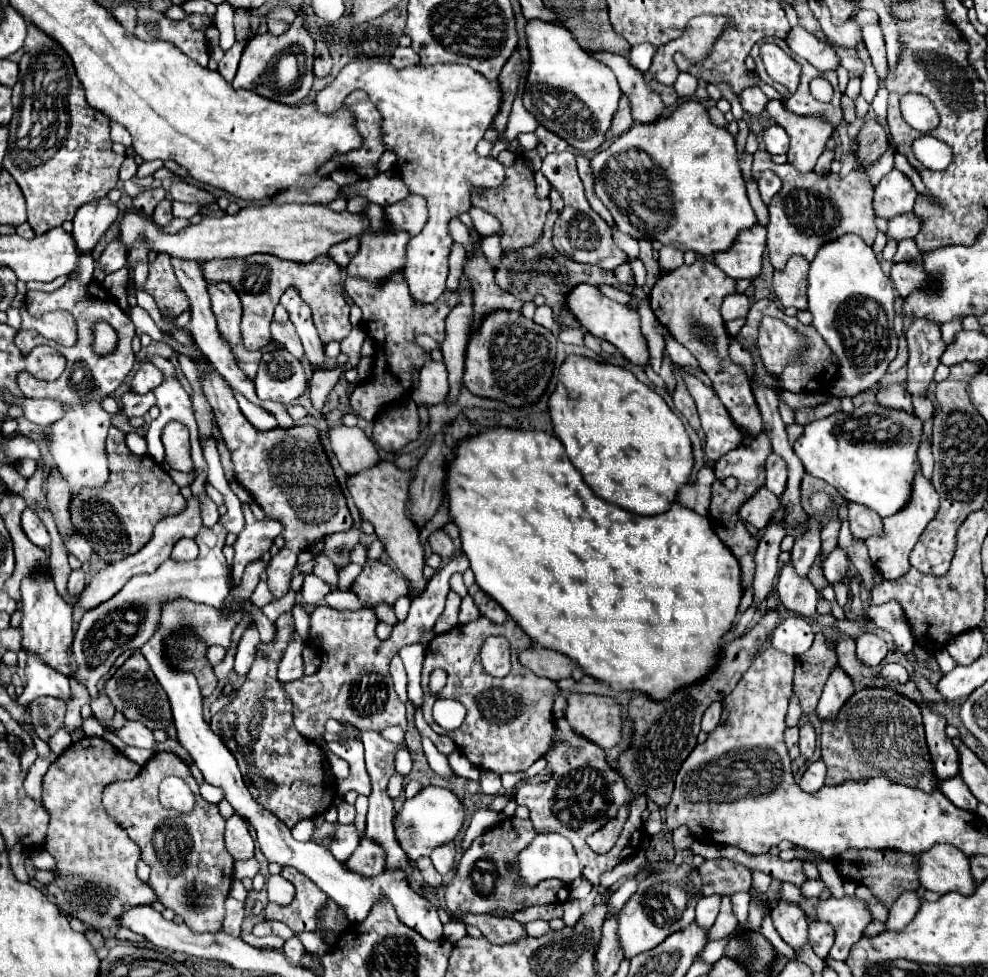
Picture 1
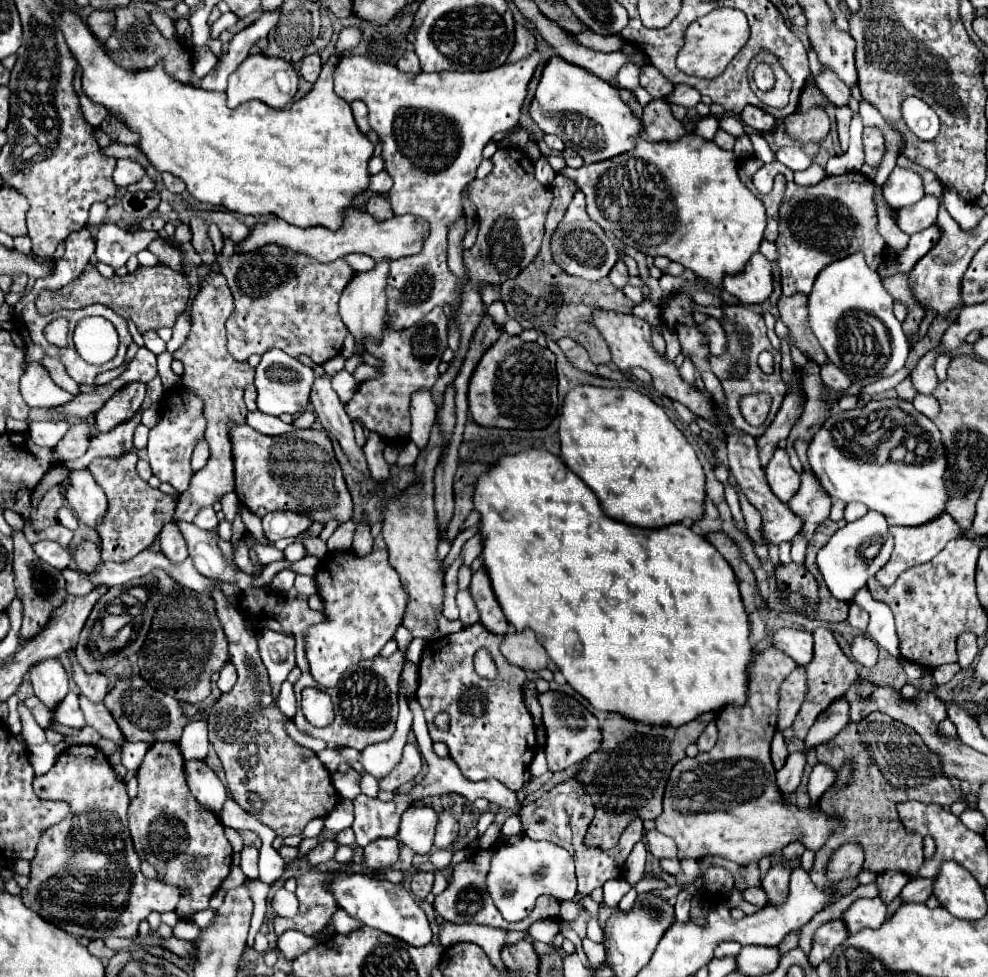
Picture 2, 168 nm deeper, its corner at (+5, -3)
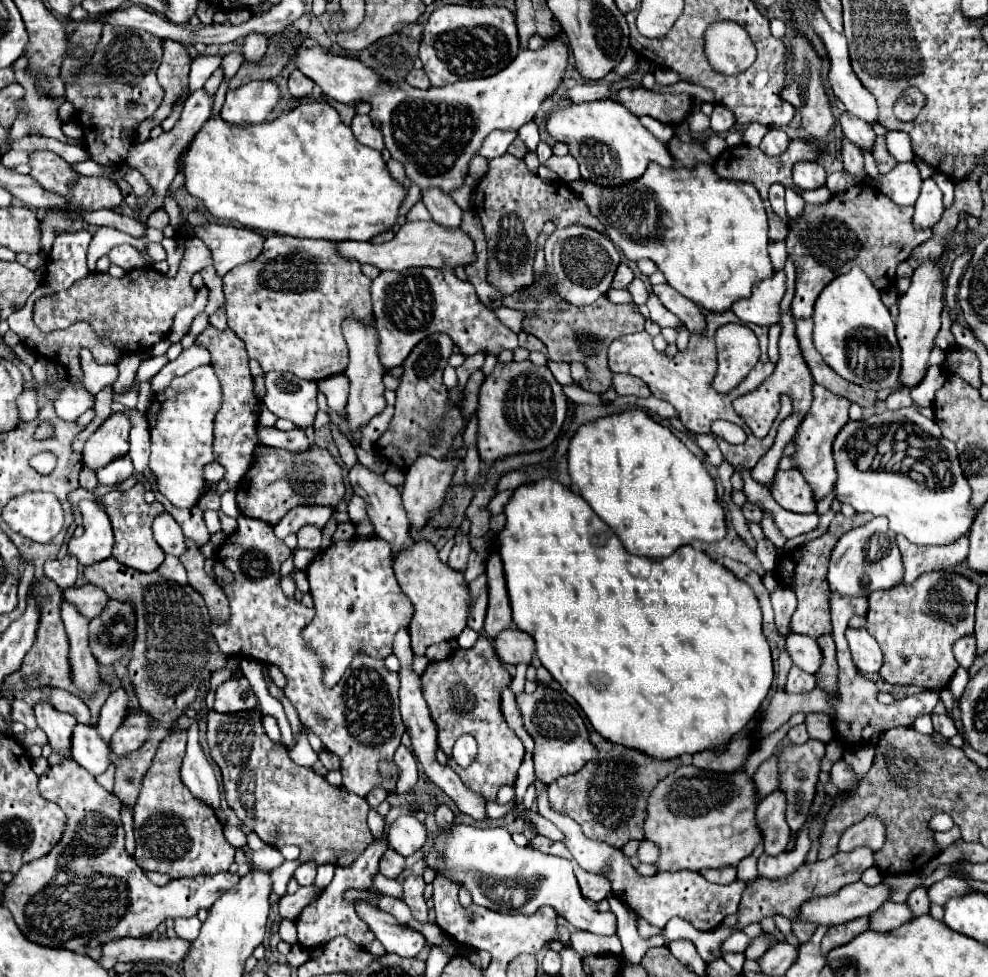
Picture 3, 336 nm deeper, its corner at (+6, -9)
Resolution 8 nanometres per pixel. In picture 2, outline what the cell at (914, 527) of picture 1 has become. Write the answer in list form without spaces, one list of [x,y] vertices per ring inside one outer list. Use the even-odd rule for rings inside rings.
[[[942,513],[940,521],[930,521],[930,525],[916,525],[916,527],[890,527],[890,533],[894,537],[894,551],[892,551],[892,557],[890,561],[874,575],[878,579],[880,585],[884,587],[890,587],[898,575],[918,563],[926,563],[930,561],[938,551],[944,549],[944,545],[950,541],[950,539],[956,539],[962,535],[962,531],[958,529],[958,525],[952,521],[952,517],[948,513]]]

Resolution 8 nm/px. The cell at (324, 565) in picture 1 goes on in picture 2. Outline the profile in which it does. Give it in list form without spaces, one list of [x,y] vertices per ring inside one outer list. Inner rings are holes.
[[[308,537],[308,539],[304,541],[304,547],[306,547],[308,555],[314,555],[314,557],[318,557],[318,559],[324,559],[324,557],[328,555],[326,543],[320,541],[318,537]]]

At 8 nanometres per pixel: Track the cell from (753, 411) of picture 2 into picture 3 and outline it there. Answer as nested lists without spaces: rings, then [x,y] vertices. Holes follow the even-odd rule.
[[[787,309],[781,317],[781,339],[779,339],[779,361],[775,365],[773,375],[769,375],[769,379],[765,383],[761,383],[761,387],[757,387],[757,391],[737,397],[733,401],[735,411],[745,419],[745,423],[749,425],[749,429],[753,431],[755,437],[765,437],[779,413],[779,397],[785,393],[793,399],[793,407],[795,411],[809,411],[811,401],[813,401],[813,377],[811,371],[801,355],[801,349],[797,347],[797,337],[795,337],[795,327],[793,327],[793,313],[791,309]]]

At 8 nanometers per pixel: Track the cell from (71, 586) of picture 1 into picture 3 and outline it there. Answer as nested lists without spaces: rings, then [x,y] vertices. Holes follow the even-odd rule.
[[[91,583],[83,585],[83,587],[71,587],[63,591],[63,597],[73,603],[81,615],[85,615],[87,619],[97,617],[109,603],[107,593],[101,587],[95,587]]]

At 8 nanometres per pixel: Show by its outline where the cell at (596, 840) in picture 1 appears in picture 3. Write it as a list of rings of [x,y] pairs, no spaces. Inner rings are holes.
[[[595,731],[589,733],[589,741],[599,751],[599,759],[587,763],[577,773],[553,781],[549,785],[549,805],[553,805],[557,813],[575,819],[581,825],[587,839],[603,841],[617,849],[621,849],[631,839],[641,841],[647,797],[651,795],[651,791],[661,779],[677,771],[681,761],[651,759],[639,751],[627,749],[623,745],[615,745],[603,739],[601,735],[597,735]]]

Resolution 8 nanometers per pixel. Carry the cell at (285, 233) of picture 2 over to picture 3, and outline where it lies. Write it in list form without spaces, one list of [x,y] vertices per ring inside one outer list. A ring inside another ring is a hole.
[[[433,221],[405,223],[389,243],[375,245],[371,241],[345,241],[345,243],[337,243],[337,249],[345,259],[357,259],[359,263],[369,263],[379,269],[393,269],[393,271],[403,271],[409,267],[455,269],[459,265],[463,265],[463,267],[471,265],[477,259],[475,243],[465,231],[461,231],[459,227],[457,229],[441,227],[439,223],[433,223]]]

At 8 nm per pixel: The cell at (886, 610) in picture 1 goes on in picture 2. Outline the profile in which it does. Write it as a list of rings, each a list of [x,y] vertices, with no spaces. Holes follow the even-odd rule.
[[[852,603],[850,613],[848,613],[848,623],[864,633],[866,627],[868,627],[868,613],[864,609],[860,609],[856,603]]]

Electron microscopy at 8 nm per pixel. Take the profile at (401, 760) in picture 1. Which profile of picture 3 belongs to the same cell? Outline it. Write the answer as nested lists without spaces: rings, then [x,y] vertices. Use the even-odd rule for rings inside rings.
[[[359,903],[357,913],[371,927],[371,931],[383,943],[387,953],[395,953],[399,957],[409,959],[417,957],[417,953],[423,949],[425,937],[419,931],[409,929],[407,925],[399,925],[389,913],[367,903]]]

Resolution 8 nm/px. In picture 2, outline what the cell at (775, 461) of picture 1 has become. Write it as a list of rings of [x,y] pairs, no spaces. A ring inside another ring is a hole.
[[[778,447],[764,471],[766,471],[766,479],[768,479],[768,485],[774,491],[774,495],[780,501],[788,503],[800,487],[800,475],[792,469],[788,451]]]

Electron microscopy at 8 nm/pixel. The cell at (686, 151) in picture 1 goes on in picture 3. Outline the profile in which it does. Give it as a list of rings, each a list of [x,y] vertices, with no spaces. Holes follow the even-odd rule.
[[[651,163],[641,179],[623,187],[609,189],[597,187],[589,181],[573,181],[571,189],[577,191],[577,195],[589,205],[591,213],[605,223],[607,237],[627,259],[651,259],[675,291],[705,311],[729,311],[735,301],[751,295],[753,285],[775,273],[767,253],[767,215],[757,189],[751,183],[735,183],[717,177],[711,165],[697,165],[695,169],[663,169],[661,165]]]

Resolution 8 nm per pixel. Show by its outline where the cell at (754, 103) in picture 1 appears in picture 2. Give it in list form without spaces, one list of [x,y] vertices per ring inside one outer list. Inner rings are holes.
[[[746,107],[742,113],[740,113],[740,119],[744,125],[752,127],[752,129],[758,129],[762,133],[770,133],[774,131],[774,123],[776,119],[770,117],[770,113],[758,109],[758,107]]]

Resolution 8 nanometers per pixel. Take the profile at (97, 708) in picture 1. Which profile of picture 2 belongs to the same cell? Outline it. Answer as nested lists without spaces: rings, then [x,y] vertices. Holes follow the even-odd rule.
[[[72,655],[72,665],[74,665],[74,681],[80,687],[80,693],[86,695],[90,701],[102,703],[102,699],[108,693],[108,679],[104,675],[100,675],[100,673],[86,675],[84,669],[76,663],[74,655]]]

